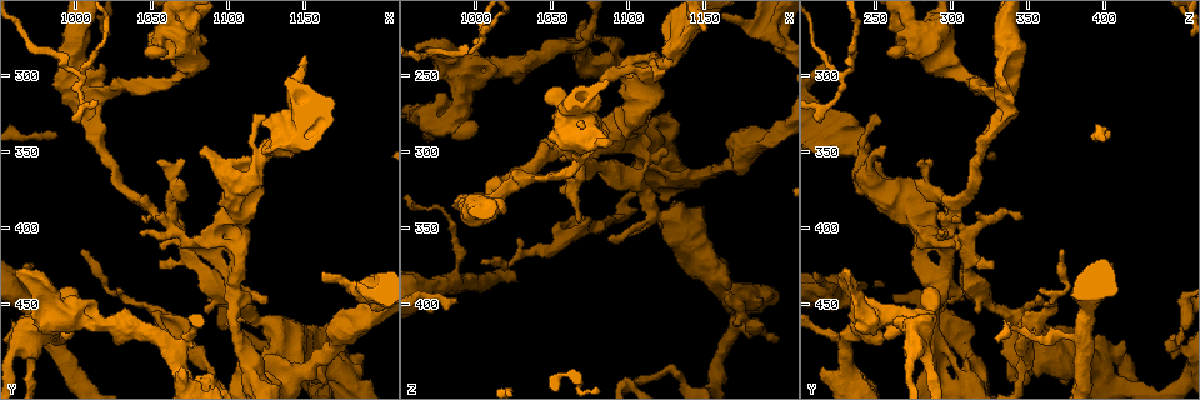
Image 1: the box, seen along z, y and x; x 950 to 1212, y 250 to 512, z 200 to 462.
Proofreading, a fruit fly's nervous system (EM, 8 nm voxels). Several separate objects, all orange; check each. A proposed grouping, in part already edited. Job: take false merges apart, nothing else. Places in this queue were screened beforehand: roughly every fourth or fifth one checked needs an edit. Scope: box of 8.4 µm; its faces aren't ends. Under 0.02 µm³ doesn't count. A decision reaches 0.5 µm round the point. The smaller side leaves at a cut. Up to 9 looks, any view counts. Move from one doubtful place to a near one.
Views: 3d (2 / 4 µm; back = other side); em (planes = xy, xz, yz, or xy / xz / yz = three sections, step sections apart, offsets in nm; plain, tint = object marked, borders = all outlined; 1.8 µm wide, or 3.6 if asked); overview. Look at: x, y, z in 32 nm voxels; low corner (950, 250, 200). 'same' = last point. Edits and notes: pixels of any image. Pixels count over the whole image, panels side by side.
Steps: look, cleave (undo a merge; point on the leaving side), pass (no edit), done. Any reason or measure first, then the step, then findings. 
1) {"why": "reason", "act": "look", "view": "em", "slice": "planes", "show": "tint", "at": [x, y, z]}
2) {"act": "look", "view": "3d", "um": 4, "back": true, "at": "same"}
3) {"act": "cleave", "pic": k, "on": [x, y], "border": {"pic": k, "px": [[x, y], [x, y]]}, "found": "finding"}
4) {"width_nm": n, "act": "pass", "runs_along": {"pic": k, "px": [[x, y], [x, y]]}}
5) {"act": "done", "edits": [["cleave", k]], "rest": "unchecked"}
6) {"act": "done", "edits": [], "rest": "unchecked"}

{"act": "look", "view": "em", "slice": "planes", "show": "tint", "at": [1014, 316, 334]}

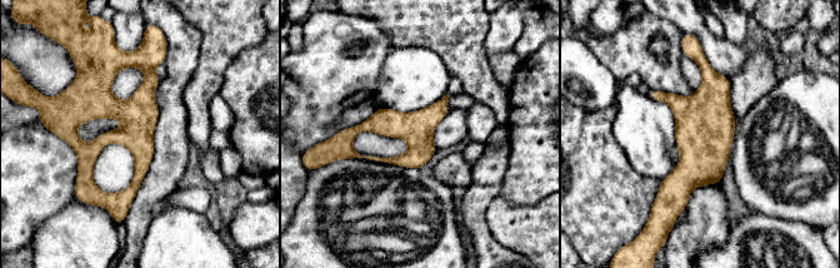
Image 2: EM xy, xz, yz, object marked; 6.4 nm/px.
{"act": "pass", "runs_along": {"pic": 2, "px": [[134, 59], [148, 72], [141, 164], [121, 207]]}, "found": "all the same neuron"}

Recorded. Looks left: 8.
{"why": "arms part here", "act": "look", "view": "3d", "um": 2, "back": true, "at": [1002, 298, 228]}

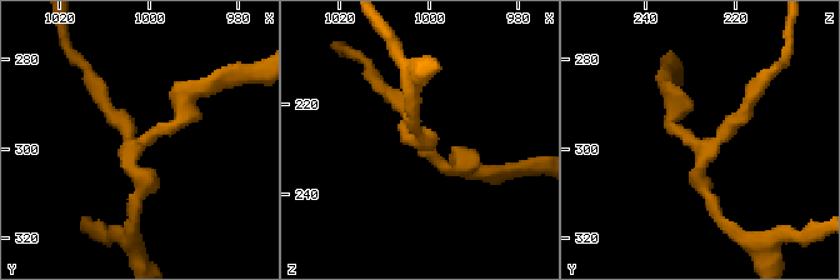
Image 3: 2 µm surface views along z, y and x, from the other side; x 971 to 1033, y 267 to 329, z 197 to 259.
{"act": "look", "view": "em", "slice": "planes", "show": "borders", "at": [1004, 300, 228]}

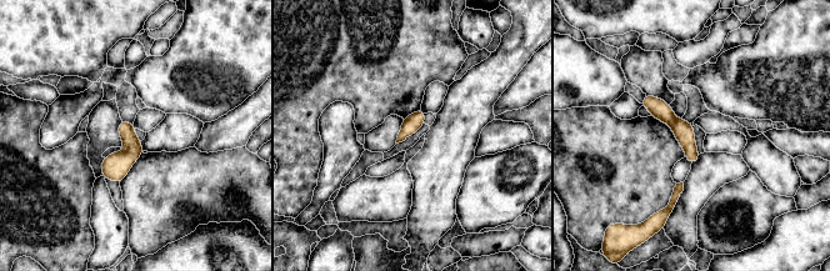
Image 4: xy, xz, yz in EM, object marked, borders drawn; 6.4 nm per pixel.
{"act": "cleave", "pic": 4, "on": [659, 109], "found": "a second neuron is stuck on"}

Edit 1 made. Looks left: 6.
{"why": "thin neck", "act": "look", "view": "3d", "um": 4, "back": true, "at": [996, 458, 252]}

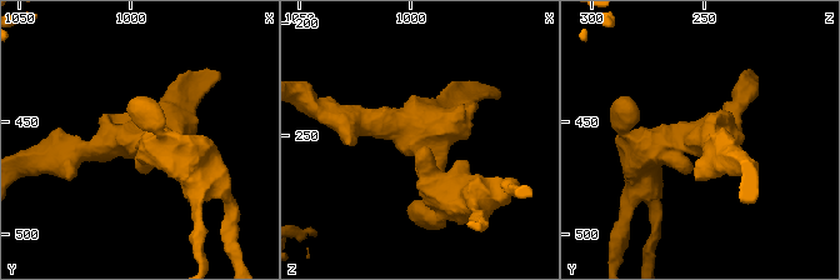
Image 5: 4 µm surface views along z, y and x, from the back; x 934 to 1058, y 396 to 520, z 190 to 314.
{"why": "now the EM", "act": "look", "view": "em", "um": 3.6, "slice": "planes", "show": "tint", "at": [993, 460, 252]}

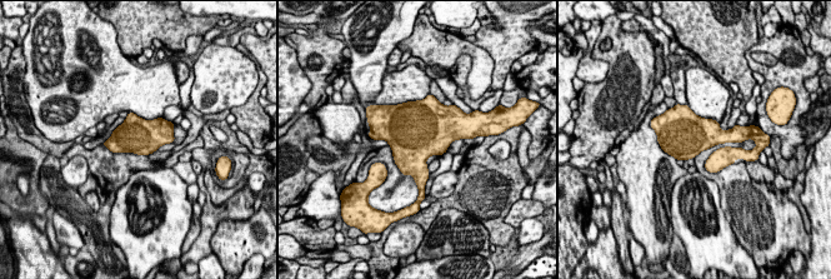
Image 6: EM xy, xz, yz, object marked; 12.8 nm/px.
{"act": "pass", "found": "continuous, no second neuron"}

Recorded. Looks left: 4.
{"why": "three-way junction", "act": "look", "view": "em", "um": 3.6, "slice": "planes", "show": "tint", "at": [1118, 496, 290]}

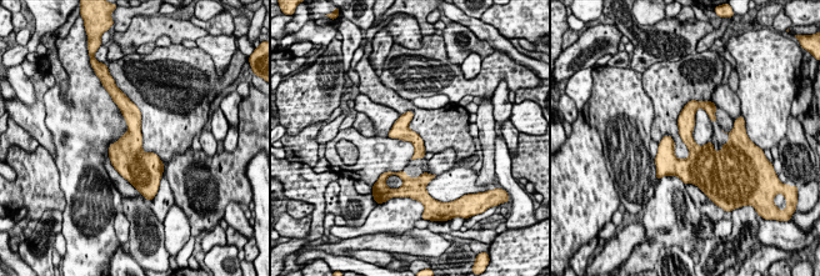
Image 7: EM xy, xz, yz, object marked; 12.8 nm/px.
{"width_nm": 190, "act": "pass", "found": "all the same neuron"}

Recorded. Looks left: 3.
{"act": "done", "edits": [["cleave", 4]], "rest": "unchecked"}

